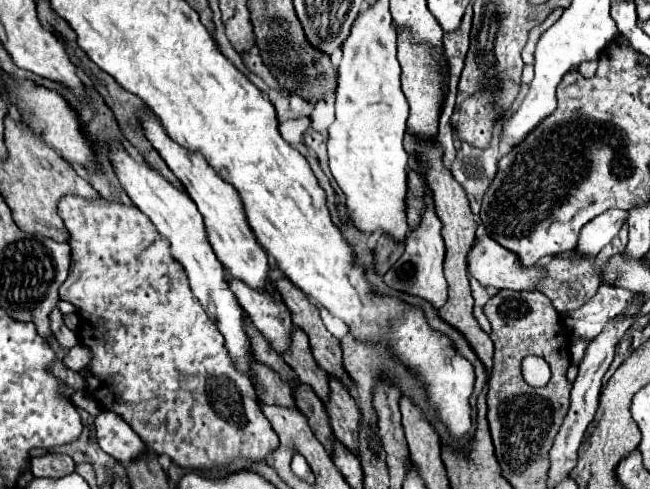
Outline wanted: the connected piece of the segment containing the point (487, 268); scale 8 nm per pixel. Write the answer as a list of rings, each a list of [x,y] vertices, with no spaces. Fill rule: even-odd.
[[[488,236],[476,240],[472,246],[468,270],[482,286],[494,286],[498,290],[536,290],[536,284],[546,276],[544,266],[524,266],[514,252]]]

